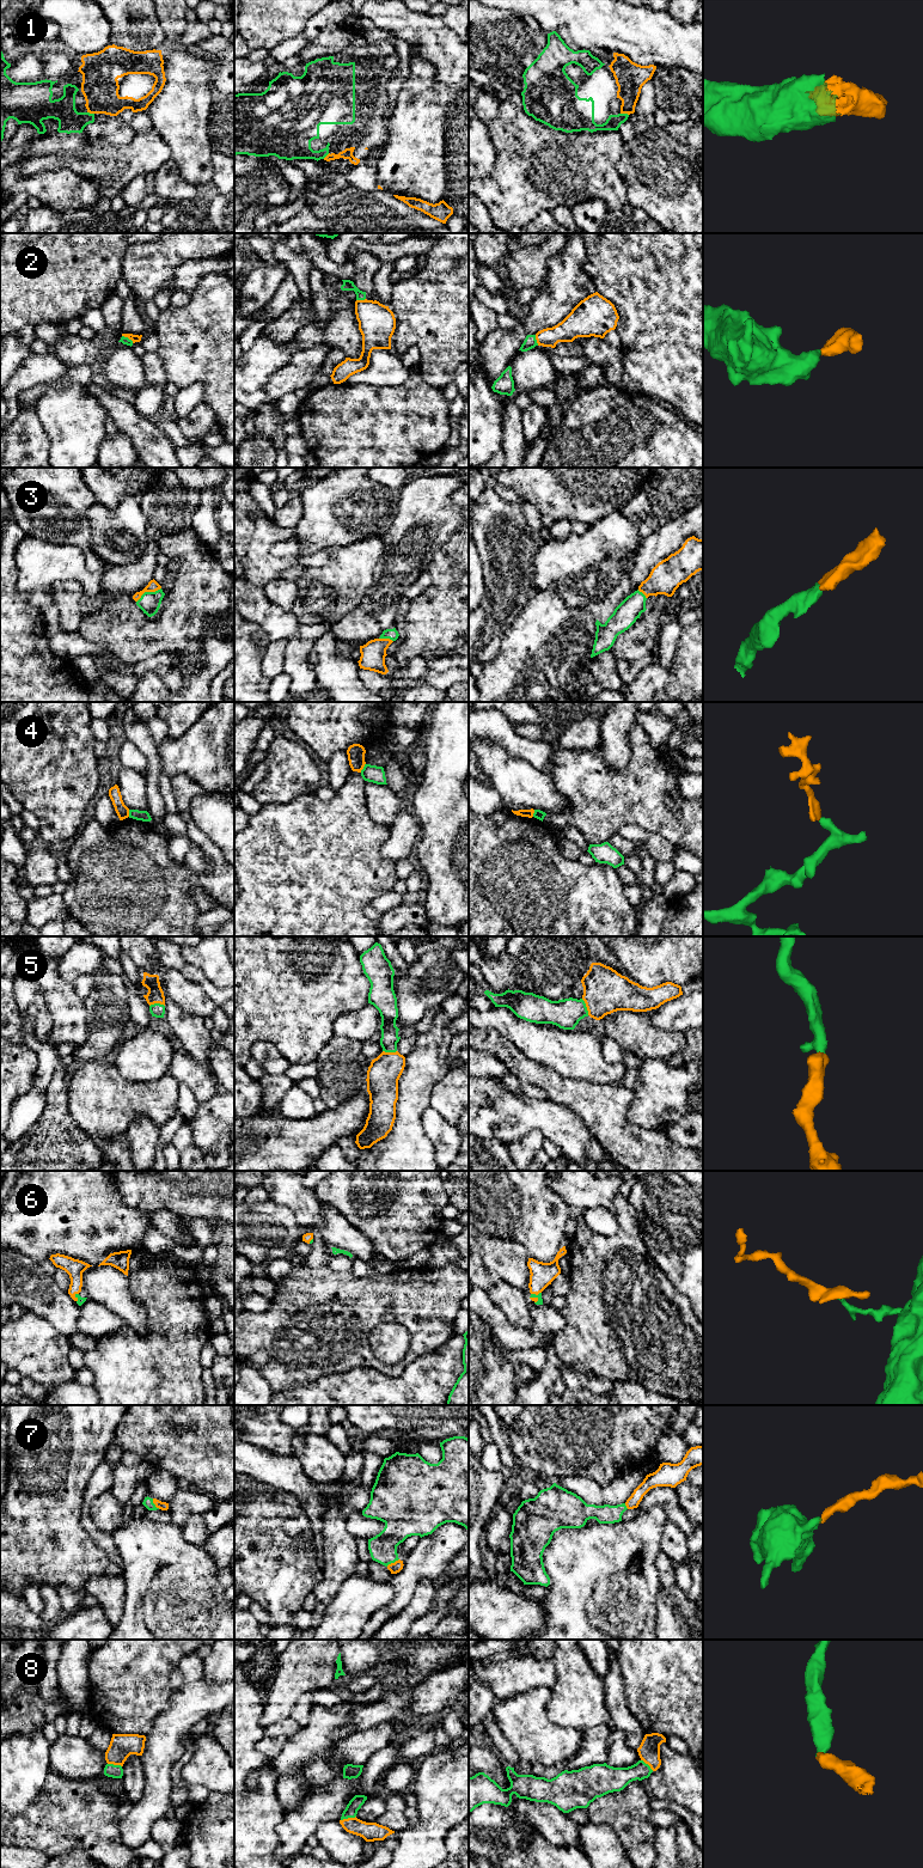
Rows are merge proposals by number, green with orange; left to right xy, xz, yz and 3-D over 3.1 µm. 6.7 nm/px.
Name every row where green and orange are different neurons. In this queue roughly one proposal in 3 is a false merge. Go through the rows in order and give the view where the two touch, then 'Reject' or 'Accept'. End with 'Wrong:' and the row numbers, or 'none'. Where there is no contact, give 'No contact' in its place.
1: Touches green in yz. Accept
2: Touches green in xy. Accept
3: Touches green in xy. Accept
4: Touches green in xz. Reject
5: Touches green in yz. Accept
6: Touches green in yz. Accept
7: Touches green in xz. Accept
8: Touches green in xz. Accept
Wrong: 4

